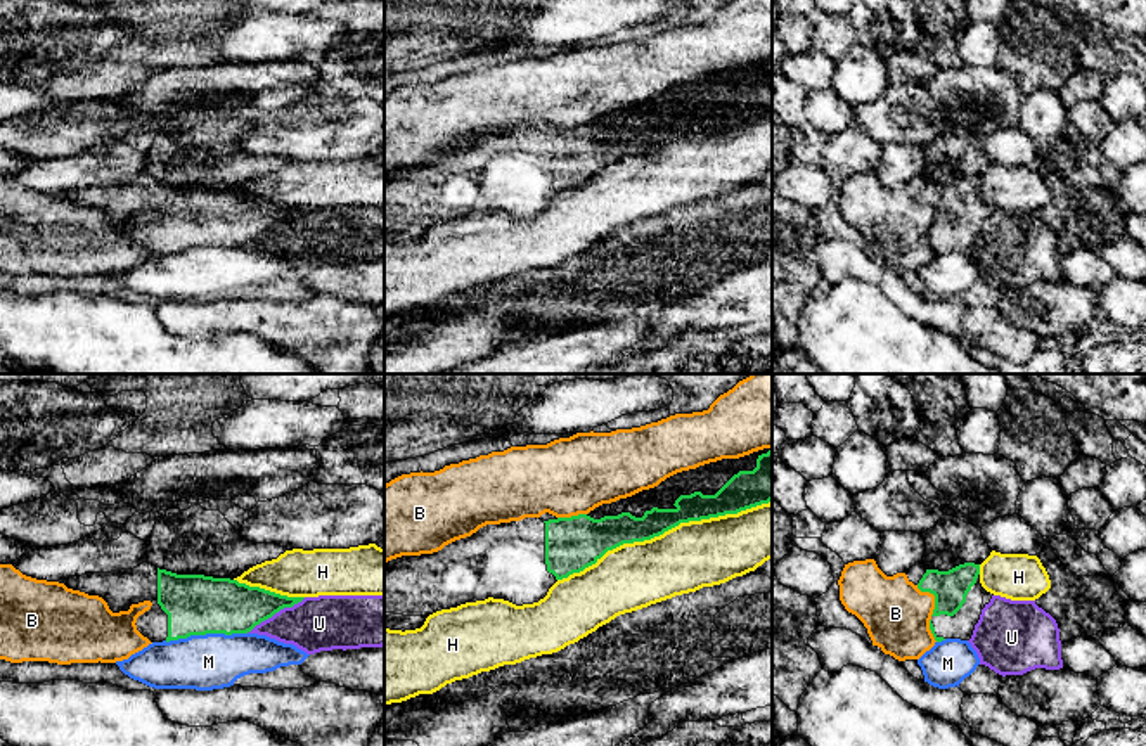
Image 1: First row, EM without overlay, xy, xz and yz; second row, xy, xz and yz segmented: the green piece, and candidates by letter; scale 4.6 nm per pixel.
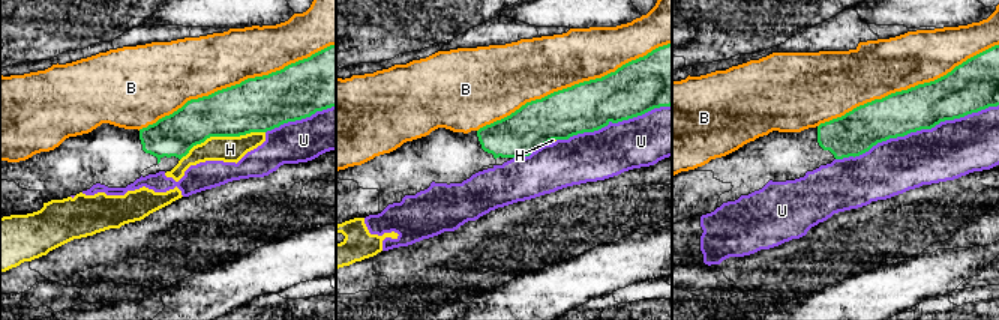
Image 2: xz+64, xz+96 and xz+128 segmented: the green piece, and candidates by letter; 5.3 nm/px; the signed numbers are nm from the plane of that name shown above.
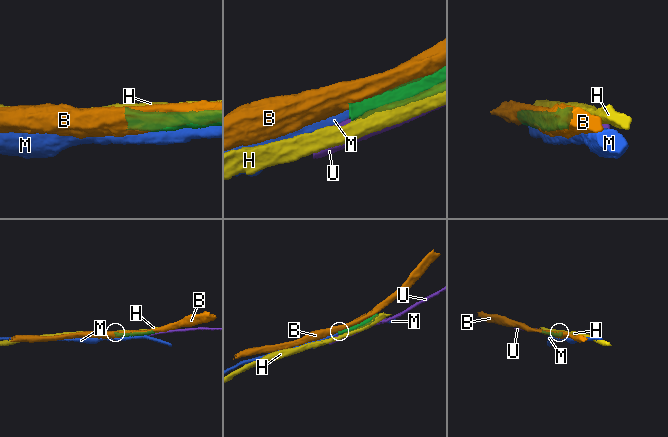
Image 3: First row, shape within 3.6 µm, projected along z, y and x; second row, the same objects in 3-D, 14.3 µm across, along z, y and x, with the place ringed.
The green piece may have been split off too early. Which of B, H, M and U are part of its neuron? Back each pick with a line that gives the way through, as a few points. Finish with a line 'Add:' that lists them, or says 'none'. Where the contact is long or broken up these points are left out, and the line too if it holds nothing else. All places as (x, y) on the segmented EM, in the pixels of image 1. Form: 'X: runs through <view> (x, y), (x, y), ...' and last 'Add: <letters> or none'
Add: none

